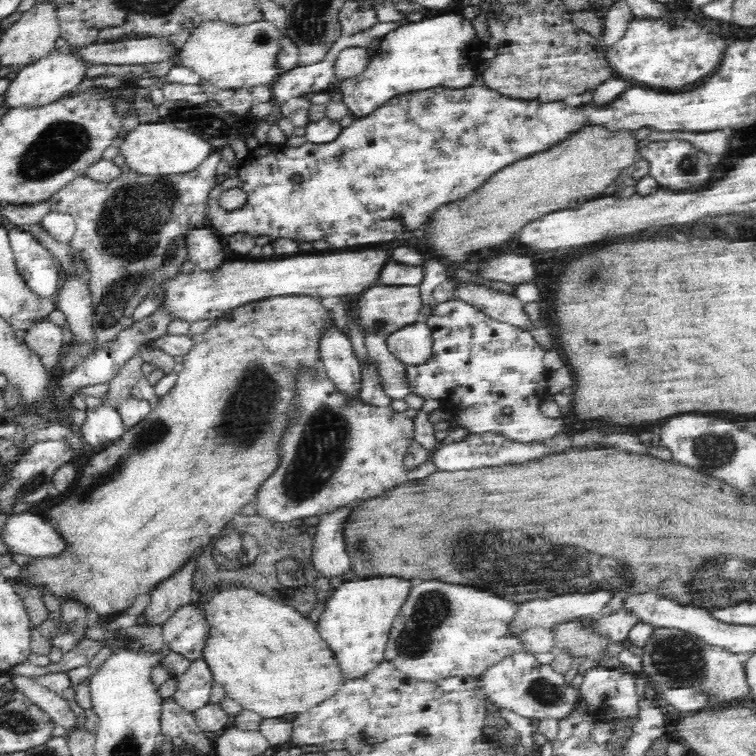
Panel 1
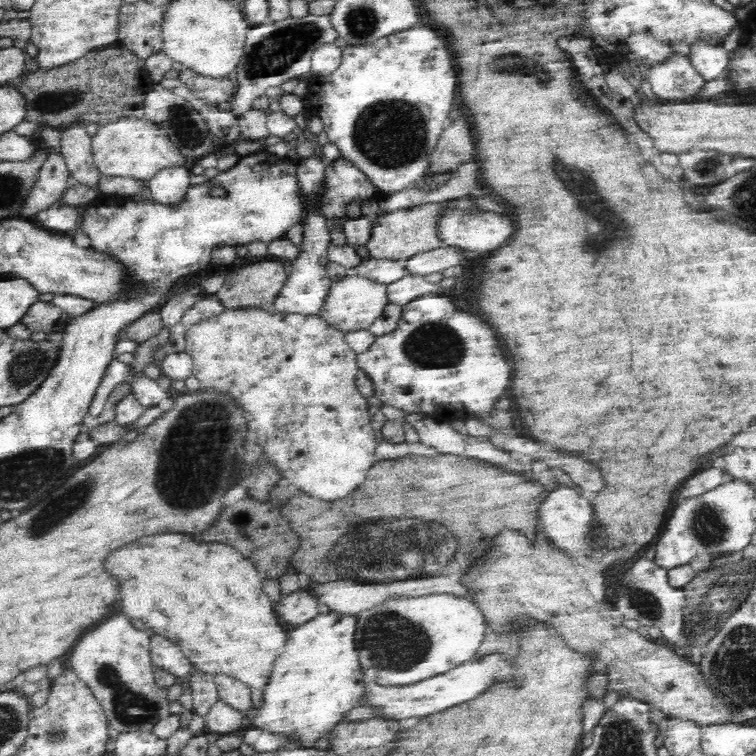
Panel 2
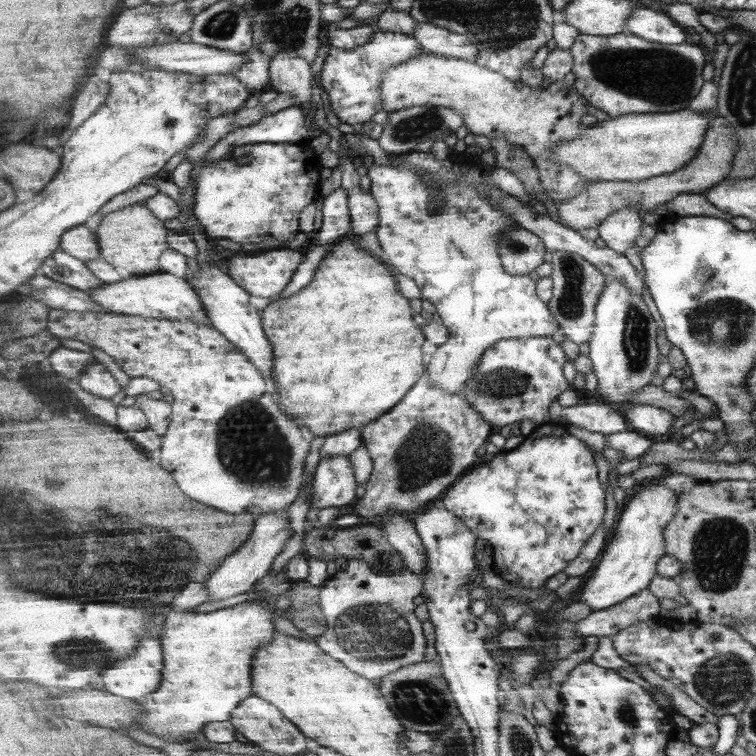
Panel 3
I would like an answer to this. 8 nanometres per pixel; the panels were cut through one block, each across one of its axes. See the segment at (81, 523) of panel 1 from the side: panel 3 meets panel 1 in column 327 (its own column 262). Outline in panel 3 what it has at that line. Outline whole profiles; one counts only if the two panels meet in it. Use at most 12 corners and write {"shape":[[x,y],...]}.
{"shape":[[333,244],[261,316],[312,437],[363,429],[428,370],[389,266]]}

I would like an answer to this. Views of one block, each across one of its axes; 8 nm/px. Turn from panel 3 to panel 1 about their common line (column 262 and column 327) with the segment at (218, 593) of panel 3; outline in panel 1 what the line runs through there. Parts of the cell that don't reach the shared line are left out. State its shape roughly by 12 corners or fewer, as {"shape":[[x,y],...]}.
{"shape":[[354,508],[320,518],[310,556],[317,577],[347,577],[343,524]]}

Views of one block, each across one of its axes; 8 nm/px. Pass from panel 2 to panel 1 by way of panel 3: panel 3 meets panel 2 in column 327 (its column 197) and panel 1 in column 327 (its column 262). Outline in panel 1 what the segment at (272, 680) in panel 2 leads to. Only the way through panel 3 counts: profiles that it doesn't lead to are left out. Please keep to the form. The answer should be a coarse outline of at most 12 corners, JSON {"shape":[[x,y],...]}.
{"shape":[[346,579],[316,626],[345,683],[384,661],[412,583]]}

